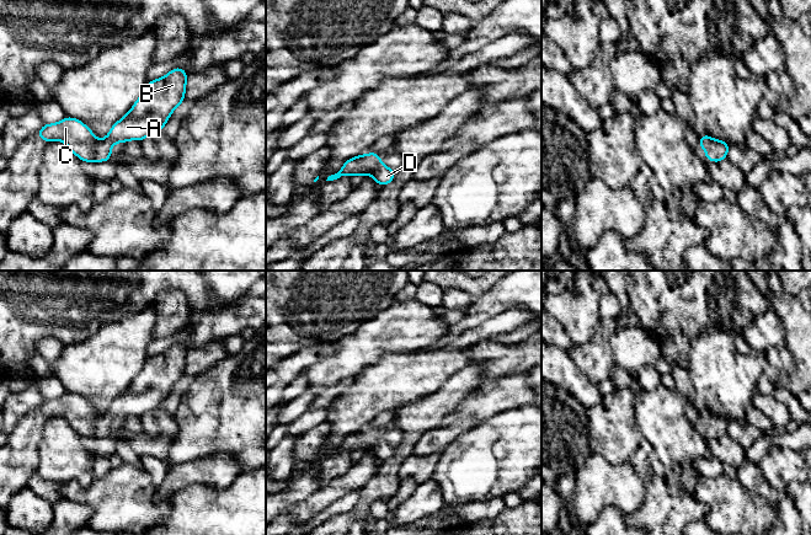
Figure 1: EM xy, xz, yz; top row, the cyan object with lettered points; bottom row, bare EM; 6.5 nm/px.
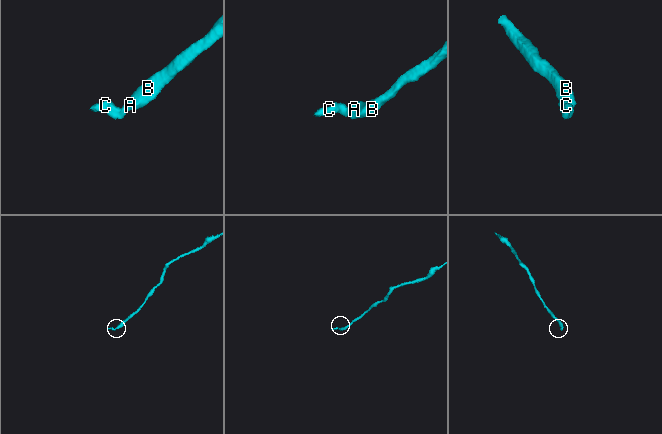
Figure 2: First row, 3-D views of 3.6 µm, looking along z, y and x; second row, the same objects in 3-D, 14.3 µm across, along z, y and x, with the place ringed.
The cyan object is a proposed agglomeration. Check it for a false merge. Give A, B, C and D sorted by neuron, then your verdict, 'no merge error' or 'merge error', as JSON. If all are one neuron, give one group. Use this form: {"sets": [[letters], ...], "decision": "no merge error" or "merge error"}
{"sets": [["A", "B", "C", "D"]], "decision": "no merge error"}

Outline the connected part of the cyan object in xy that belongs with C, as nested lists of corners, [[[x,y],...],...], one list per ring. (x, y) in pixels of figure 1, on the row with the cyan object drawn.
[[[172,69],[167,75],[149,81],[130,111],[114,123],[106,138],[98,140],[78,118],[65,117],[59,123],[43,124],[37,133],[47,143],[64,141],[85,162],[111,160],[114,143],[143,140],[159,134],[176,107],[185,100],[187,73]]]

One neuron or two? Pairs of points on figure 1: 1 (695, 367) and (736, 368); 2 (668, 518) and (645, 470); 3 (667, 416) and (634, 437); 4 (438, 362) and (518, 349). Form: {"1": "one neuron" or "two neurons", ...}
{"1": "one neuron", "2": "one neuron", "3": "two neurons", "4": "two neurons"}

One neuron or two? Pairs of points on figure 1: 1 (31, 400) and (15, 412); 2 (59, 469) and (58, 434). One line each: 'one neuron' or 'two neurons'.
1: one neuron
2: one neuron

